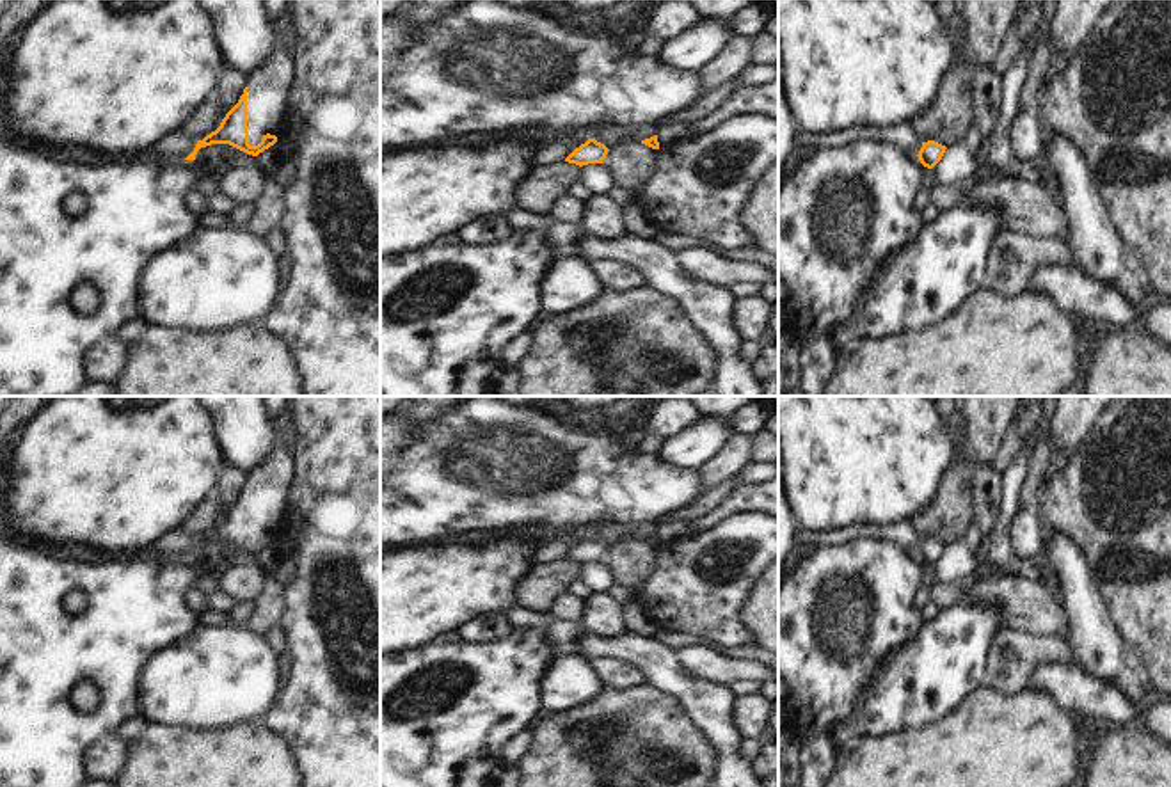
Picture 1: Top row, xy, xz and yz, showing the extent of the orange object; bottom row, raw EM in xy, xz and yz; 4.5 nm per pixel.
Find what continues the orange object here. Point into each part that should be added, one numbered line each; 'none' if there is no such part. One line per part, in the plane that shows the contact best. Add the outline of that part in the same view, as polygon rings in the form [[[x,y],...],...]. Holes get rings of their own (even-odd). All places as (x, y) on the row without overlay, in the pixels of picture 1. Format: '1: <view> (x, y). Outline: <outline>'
1: xy (267, 485). Outline: [[[281,446],[274,448],[265,460],[247,473],[247,529],[249,542],[281,528],[286,512],[288,489],[293,480],[293,458]]]

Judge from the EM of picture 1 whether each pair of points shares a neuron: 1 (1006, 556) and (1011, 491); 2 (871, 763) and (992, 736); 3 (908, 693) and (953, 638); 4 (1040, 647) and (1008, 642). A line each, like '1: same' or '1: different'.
1: same
2: same
3: same
4: same

